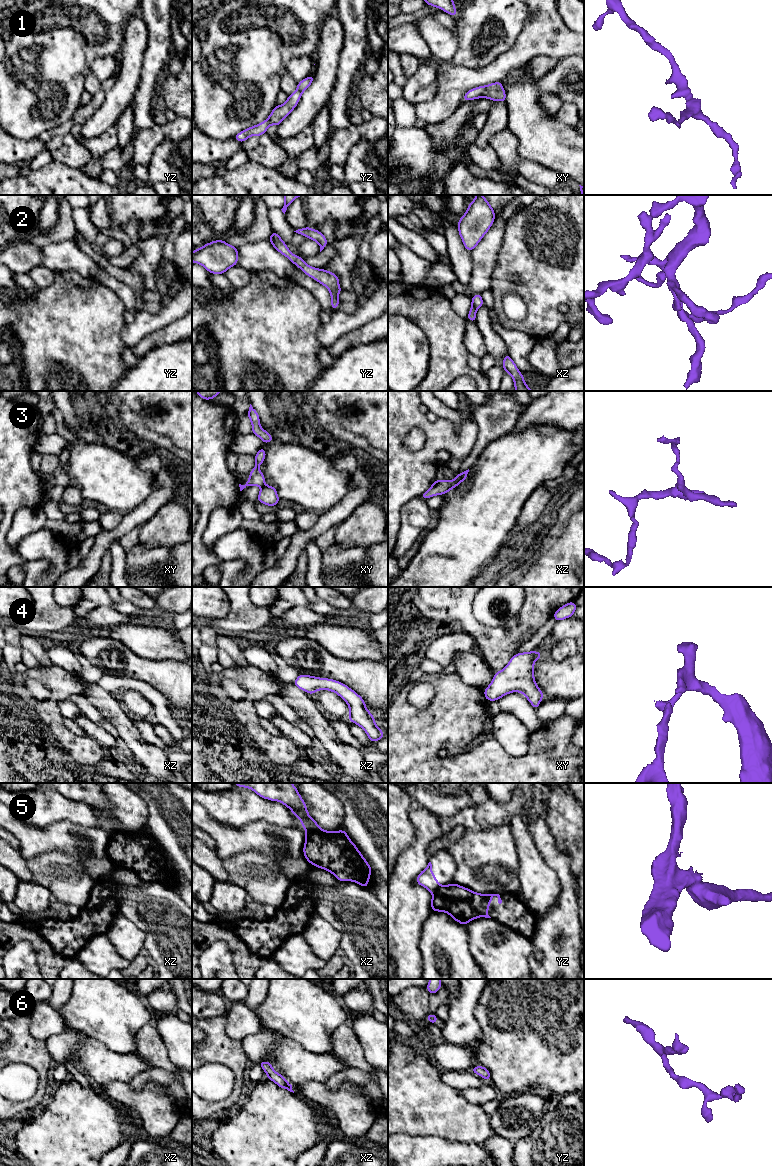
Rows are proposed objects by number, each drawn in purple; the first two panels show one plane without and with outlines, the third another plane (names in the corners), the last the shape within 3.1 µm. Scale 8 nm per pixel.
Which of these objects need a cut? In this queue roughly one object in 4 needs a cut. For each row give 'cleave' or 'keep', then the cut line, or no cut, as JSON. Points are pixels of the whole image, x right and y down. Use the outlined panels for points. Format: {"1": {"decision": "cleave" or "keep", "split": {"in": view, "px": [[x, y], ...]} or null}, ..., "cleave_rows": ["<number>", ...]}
{"1": {"decision": "keep", "split": null}, "2": {"decision": "keep", "split": null}, "3": {"decision": "cleave", "split": {"in": "xz", "px": [[458, 474], [460, 482]]}}, "4": {"decision": "keep", "split": null}, "5": {"decision": "cleave", "split": {"in": "xz", "px": [[321, 829], [306, 832]]}}, "6": {"decision": "keep", "split": null}, "cleave_rows": ["3", "5"]}

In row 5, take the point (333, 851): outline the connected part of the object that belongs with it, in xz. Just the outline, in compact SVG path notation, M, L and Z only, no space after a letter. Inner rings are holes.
M345 829L306 832L303 854L310 864L329 871L338 881L356 882L368 888L371 866Z

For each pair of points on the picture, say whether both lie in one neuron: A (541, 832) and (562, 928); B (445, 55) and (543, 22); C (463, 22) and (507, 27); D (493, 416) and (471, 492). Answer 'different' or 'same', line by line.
A: same
B: different
C: same
D: different

